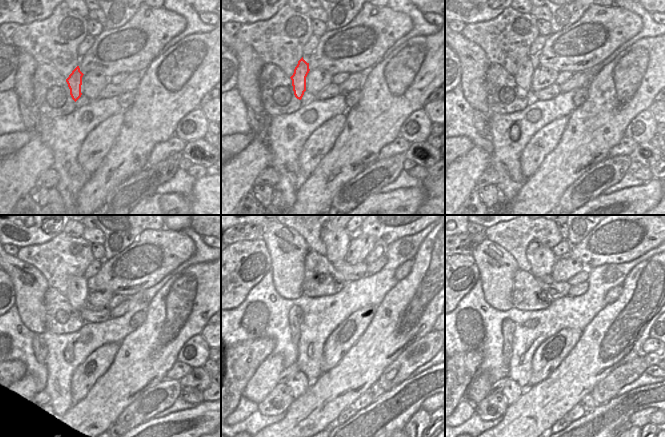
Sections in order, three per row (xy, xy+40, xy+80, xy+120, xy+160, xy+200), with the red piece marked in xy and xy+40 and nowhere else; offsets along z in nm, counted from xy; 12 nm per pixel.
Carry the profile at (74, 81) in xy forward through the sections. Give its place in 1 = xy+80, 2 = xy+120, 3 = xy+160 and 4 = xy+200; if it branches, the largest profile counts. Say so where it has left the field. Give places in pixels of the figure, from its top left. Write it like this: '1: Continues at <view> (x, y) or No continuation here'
1: Continues at xy+80 (523, 77)
2: Continues at xy+120 (77, 291)
3: Continues at xy+160 (319, 263)
4: Continues at xy+200 (542, 259).

